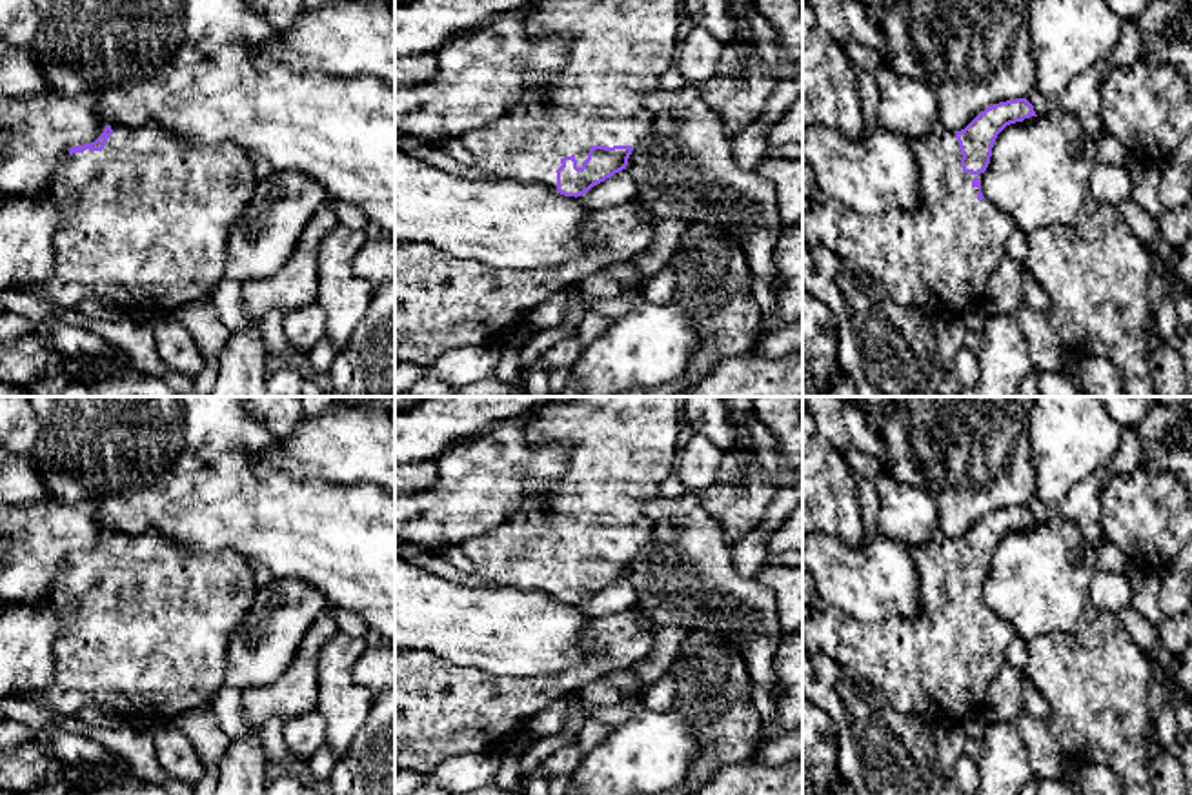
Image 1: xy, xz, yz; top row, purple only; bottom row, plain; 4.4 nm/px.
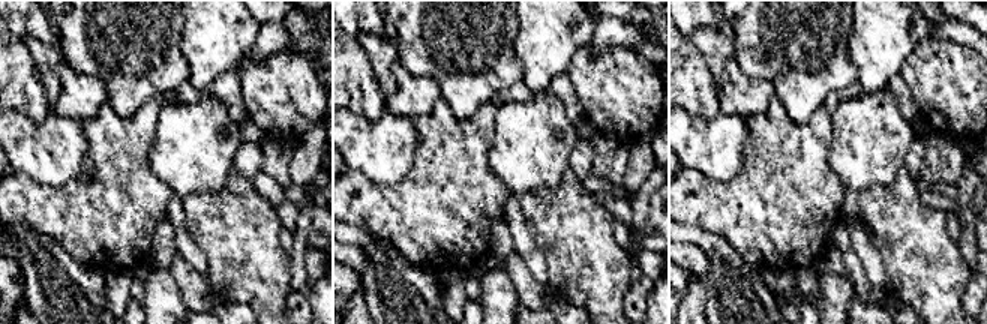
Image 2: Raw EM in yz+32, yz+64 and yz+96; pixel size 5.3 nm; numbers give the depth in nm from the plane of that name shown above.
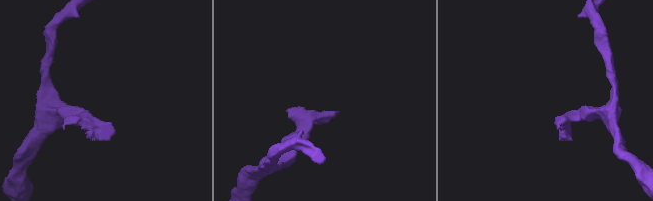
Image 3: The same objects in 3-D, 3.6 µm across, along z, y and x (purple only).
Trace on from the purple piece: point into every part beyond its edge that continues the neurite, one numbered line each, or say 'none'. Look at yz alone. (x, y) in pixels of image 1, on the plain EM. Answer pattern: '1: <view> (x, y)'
1: yz (938, 664)

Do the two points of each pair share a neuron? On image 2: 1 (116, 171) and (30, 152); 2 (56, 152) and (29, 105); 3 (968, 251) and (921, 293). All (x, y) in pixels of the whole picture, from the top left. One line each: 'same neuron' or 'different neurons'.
1: different neurons
2: different neurons
3: different neurons

